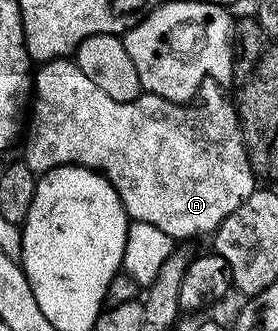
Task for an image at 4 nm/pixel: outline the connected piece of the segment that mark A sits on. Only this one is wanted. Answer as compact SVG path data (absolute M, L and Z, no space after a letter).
M70 57L55 58L52 62L42 63L38 67L39 71L33 74L33 97L29 102L29 114L31 110L31 123L26 123L25 138L27 134L27 143L23 146L22 161L37 176L48 174L53 168L58 166L84 166L90 170L96 170L98 174L109 180L109 184L113 186L117 192L117 196L121 196L121 204L125 208L128 219L136 222L144 222L145 224L153 224L153 228L161 228L161 232L165 232L169 237L176 240L182 238L195 238L198 234L210 235L218 230L219 225L227 219L227 217L237 208L241 208L241 204L246 198L257 188L257 177L250 166L247 159L246 144L242 140L242 128L236 103L231 98L227 99L227 94L218 86L214 80L202 82L199 85L197 100L190 104L181 102L170 102L156 94L140 93L139 97L122 102L121 100L113 100L113 96L108 96L106 92L101 92L101 88L97 88L97 84L93 84L93 80L89 80L89 76L85 76L85 72L81 72L81 68Z

